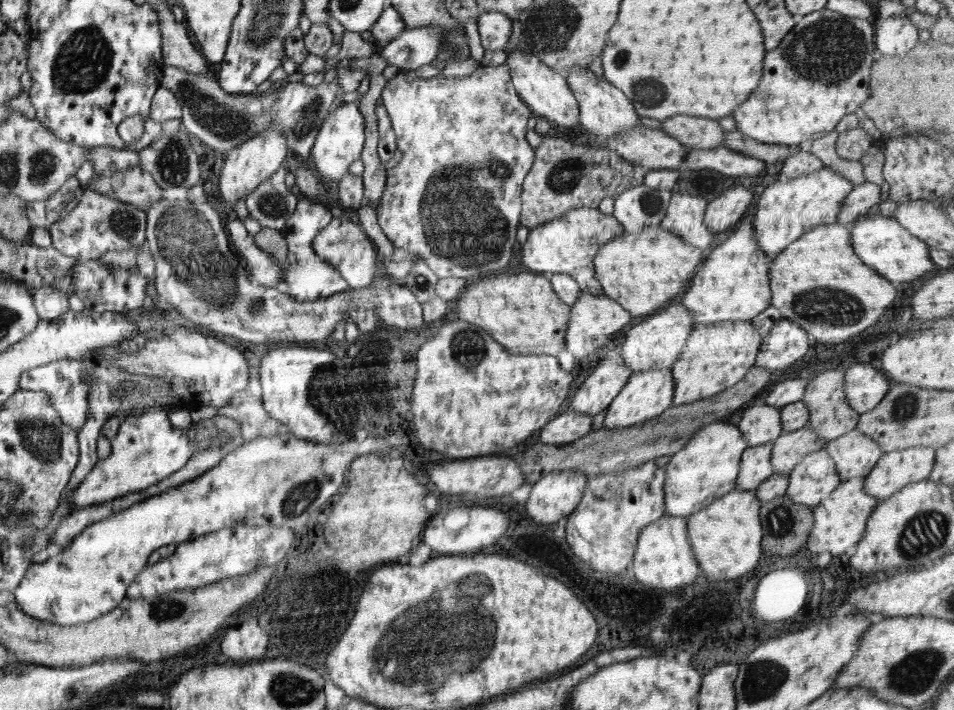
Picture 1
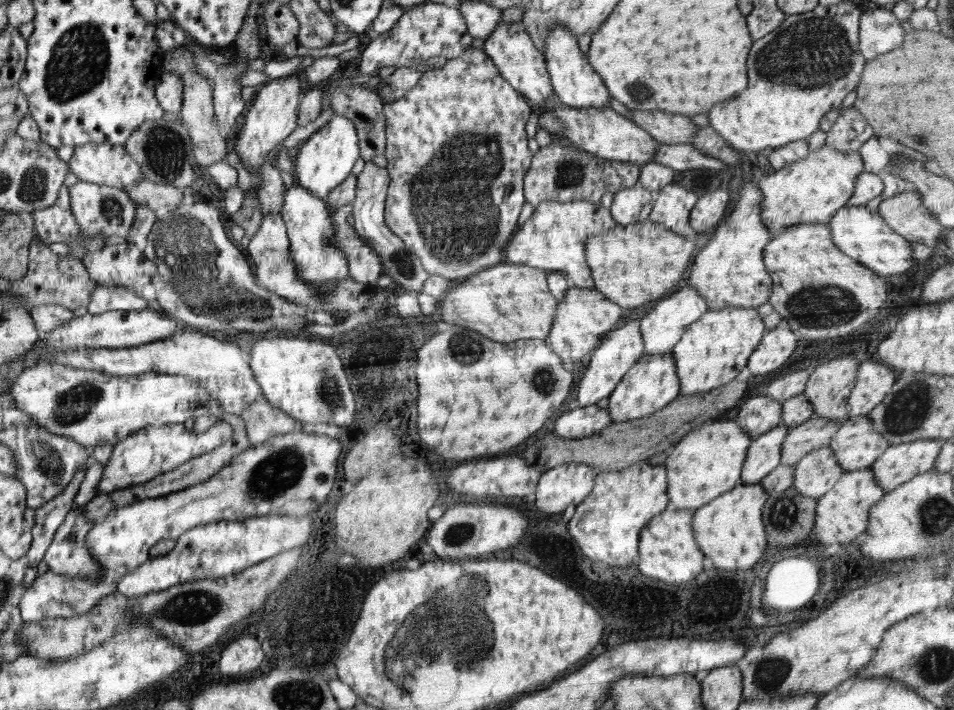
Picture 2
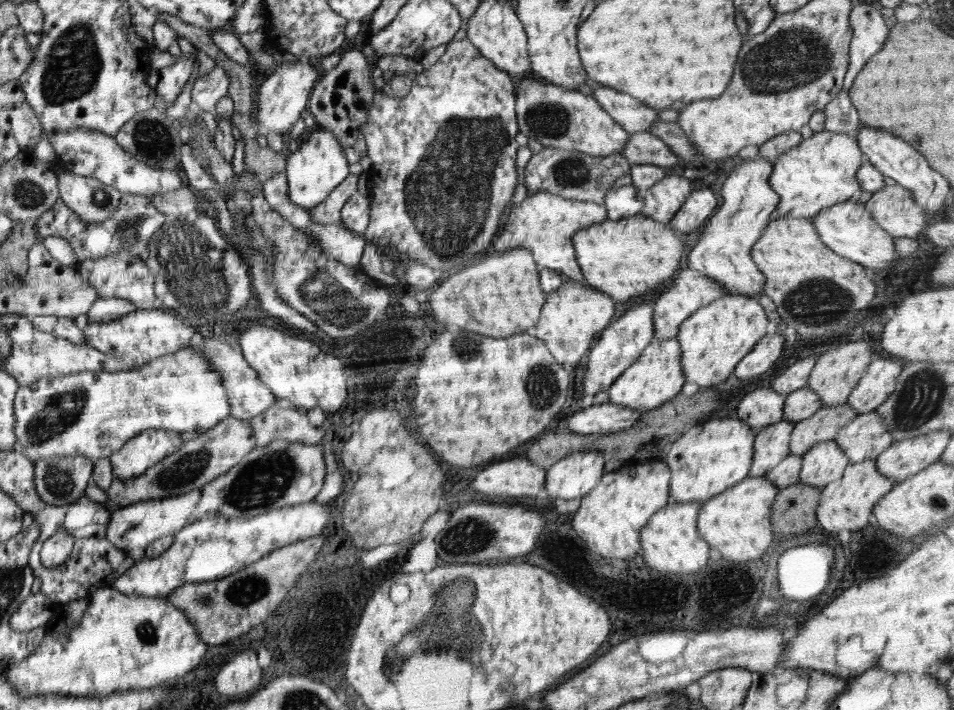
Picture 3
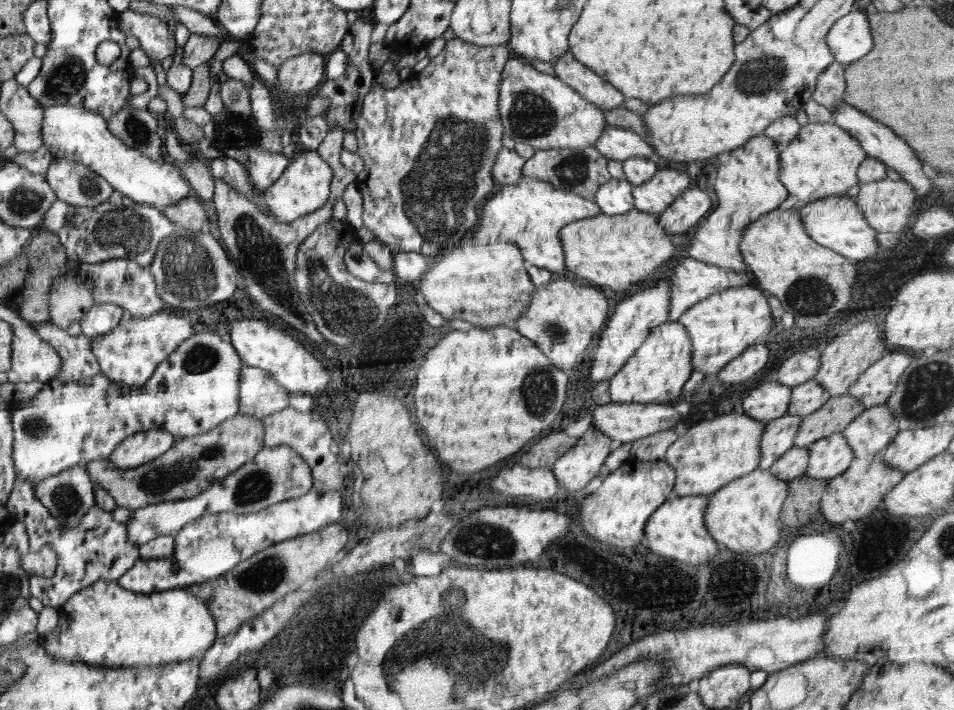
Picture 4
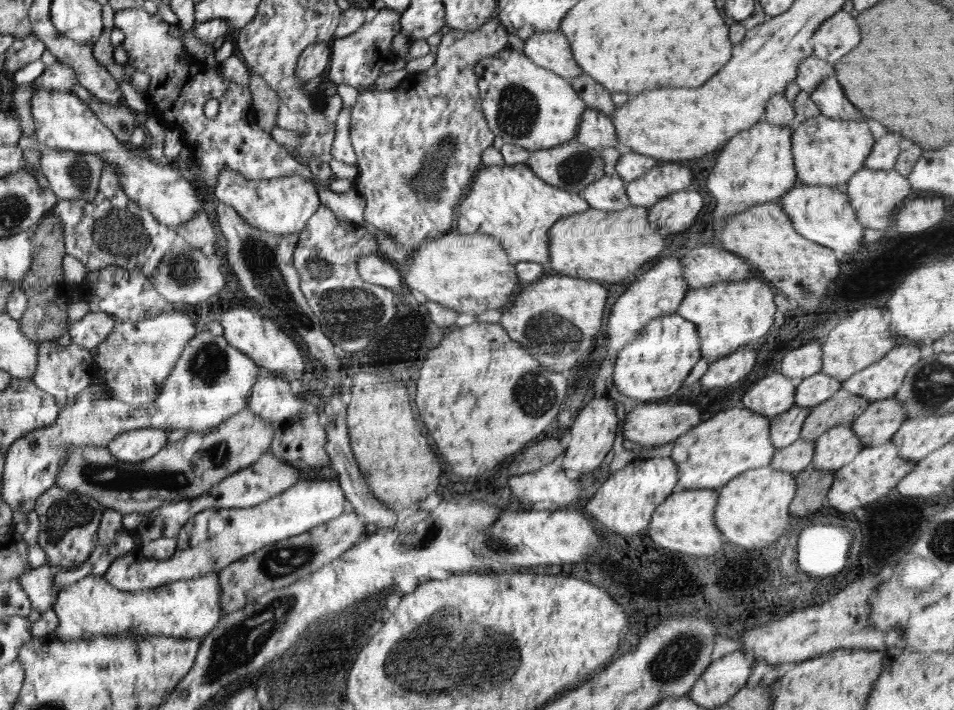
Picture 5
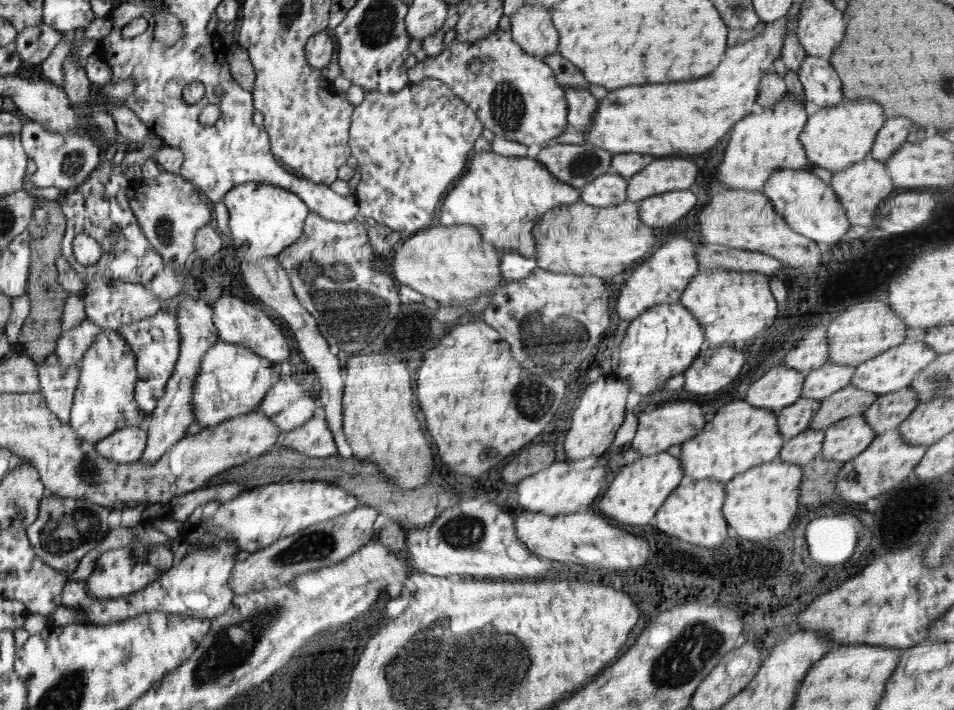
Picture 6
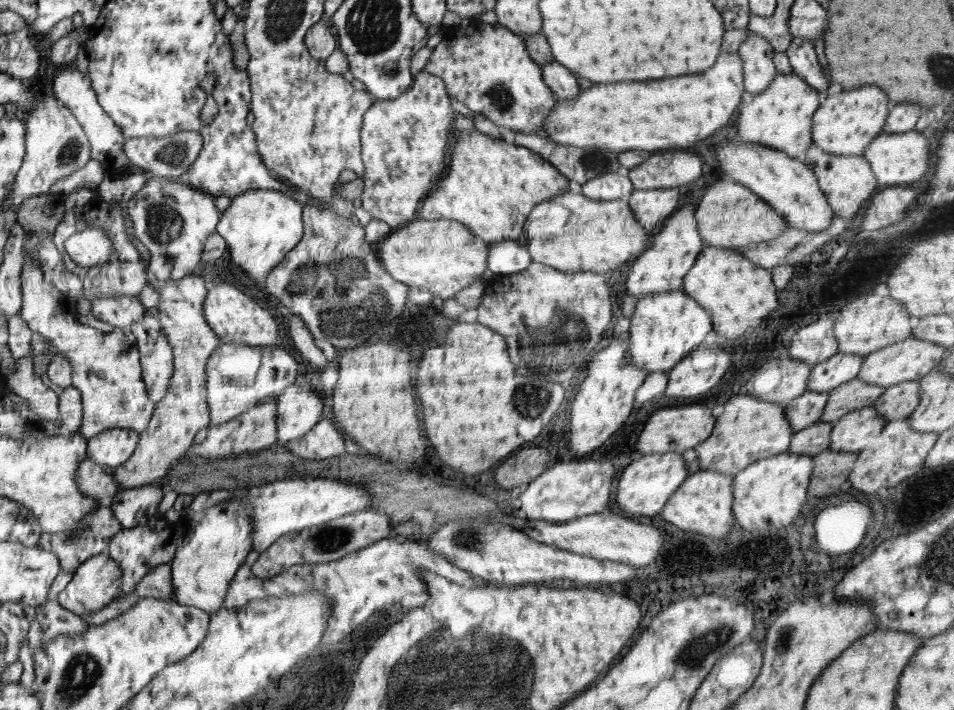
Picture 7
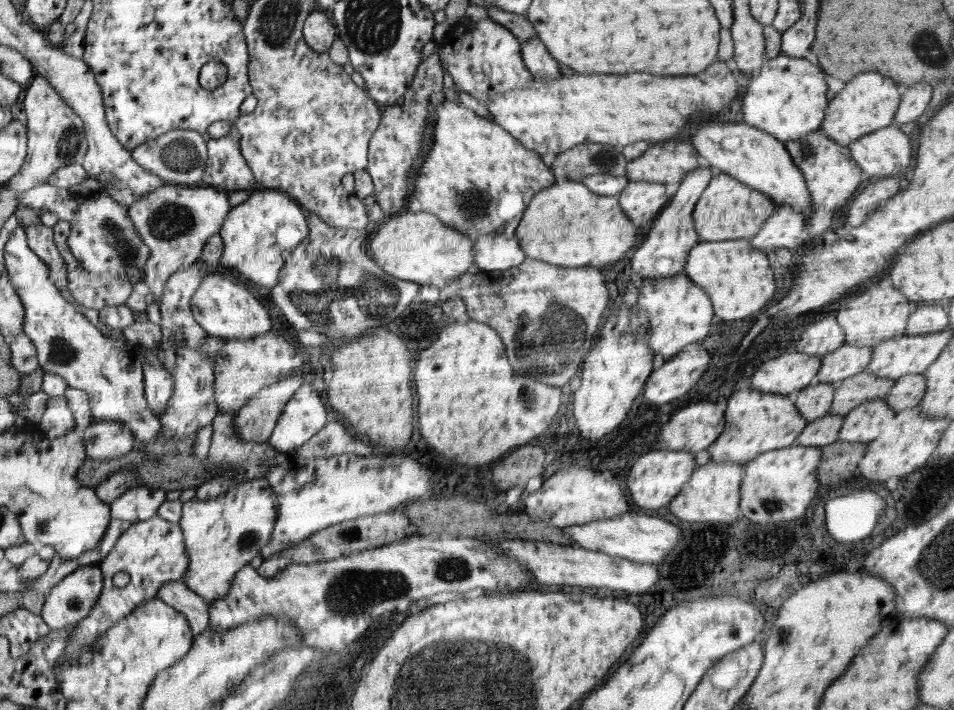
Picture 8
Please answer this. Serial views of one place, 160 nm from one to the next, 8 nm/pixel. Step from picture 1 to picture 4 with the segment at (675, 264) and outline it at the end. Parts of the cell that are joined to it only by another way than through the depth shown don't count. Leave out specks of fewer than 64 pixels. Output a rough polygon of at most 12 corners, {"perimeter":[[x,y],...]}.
{"perimeter":[[598,214],[559,234],[565,268],[601,288],[672,256],[658,216]]}

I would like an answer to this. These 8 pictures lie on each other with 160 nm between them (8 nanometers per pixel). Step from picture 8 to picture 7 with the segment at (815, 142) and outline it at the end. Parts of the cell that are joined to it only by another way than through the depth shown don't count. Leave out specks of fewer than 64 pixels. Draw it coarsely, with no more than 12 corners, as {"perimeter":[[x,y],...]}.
{"perimeter":[[812,144],[812,164],[828,206],[849,222],[878,190],[863,155],[836,156]]}

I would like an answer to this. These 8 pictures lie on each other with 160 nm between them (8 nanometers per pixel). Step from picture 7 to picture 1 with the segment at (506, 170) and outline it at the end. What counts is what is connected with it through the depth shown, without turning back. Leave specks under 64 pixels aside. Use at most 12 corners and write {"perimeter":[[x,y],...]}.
{"perimeter":[[573,208],[529,229],[534,273],[569,274],[602,295],[595,254],[624,232],[614,215]]}

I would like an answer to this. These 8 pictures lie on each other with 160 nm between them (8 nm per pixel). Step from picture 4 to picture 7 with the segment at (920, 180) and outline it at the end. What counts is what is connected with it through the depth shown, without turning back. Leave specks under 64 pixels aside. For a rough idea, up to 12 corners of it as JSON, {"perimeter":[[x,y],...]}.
{"perimeter":[[794,37],[785,50],[792,70],[819,94],[828,90],[812,42]]}

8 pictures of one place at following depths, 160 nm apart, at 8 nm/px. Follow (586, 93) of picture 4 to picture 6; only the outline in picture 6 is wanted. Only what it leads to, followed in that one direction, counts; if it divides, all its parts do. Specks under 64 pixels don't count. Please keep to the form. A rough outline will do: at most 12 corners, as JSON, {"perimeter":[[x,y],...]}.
{"perimeter":[[542,6],[510,17],[512,39],[542,60],[558,53],[560,35]]}

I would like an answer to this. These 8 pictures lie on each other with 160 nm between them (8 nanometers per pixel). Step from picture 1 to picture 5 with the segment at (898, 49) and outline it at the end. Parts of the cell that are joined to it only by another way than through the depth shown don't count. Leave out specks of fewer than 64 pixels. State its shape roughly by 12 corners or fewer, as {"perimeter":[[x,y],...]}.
{"perimeter":[[830,15],[812,34],[813,55],[834,65],[860,42],[854,16]]}

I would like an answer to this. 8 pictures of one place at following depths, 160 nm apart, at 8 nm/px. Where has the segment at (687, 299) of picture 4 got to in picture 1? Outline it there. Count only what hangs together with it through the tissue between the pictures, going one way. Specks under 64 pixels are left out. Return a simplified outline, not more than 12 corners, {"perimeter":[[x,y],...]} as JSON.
{"perimeter":[[680,299],[628,330],[632,373],[671,368],[693,329]]}

